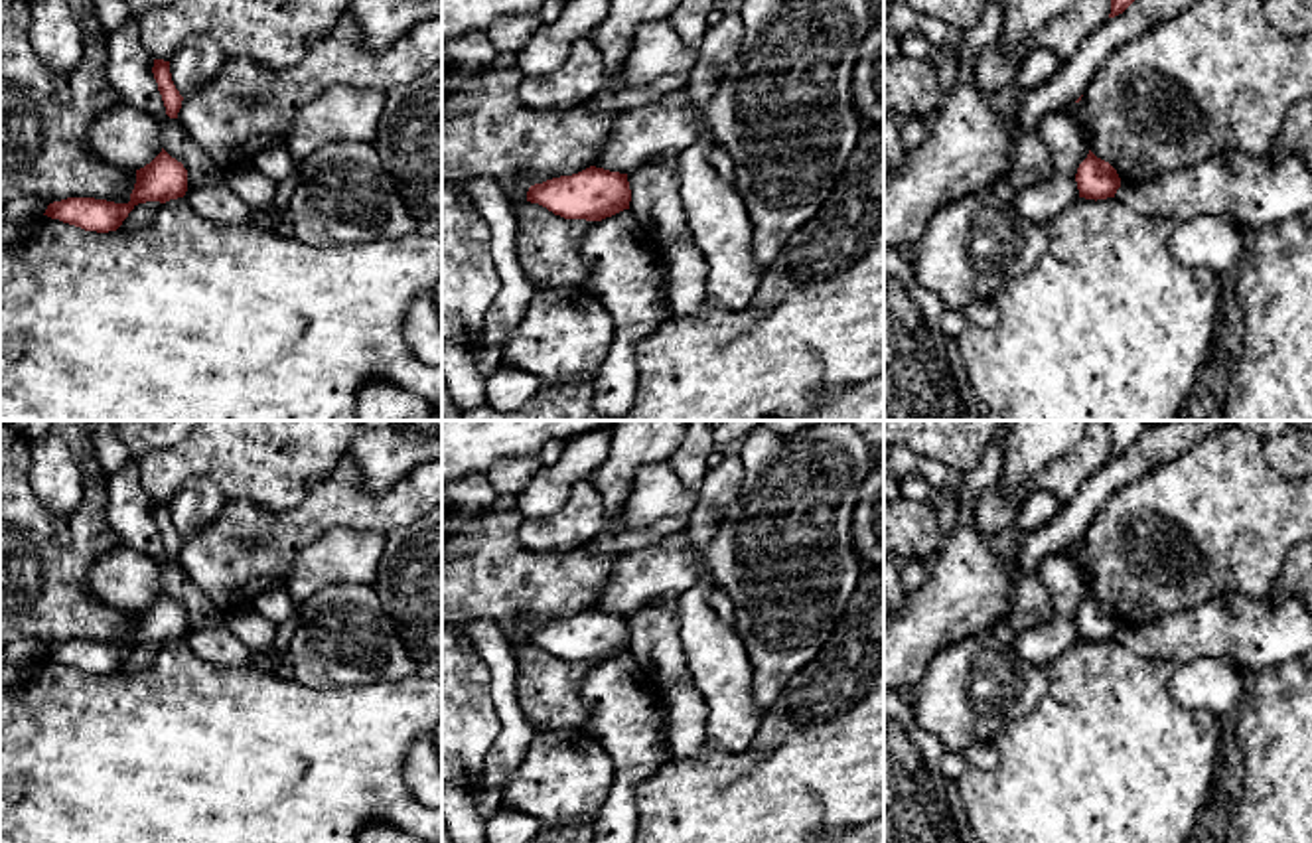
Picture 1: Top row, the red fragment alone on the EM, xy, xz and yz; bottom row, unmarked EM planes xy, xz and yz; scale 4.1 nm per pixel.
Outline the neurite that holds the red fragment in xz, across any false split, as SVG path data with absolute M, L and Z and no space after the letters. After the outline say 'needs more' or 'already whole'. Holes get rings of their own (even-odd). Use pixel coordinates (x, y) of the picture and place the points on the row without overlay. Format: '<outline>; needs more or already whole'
M590 608L578 616L531 628L527 644L564 661L602 663L629 651L631 632L627 616Z; already whole

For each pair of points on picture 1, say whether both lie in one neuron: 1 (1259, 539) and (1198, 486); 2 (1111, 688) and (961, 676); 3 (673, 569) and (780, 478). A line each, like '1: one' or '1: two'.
1: one
2: two
3: one

